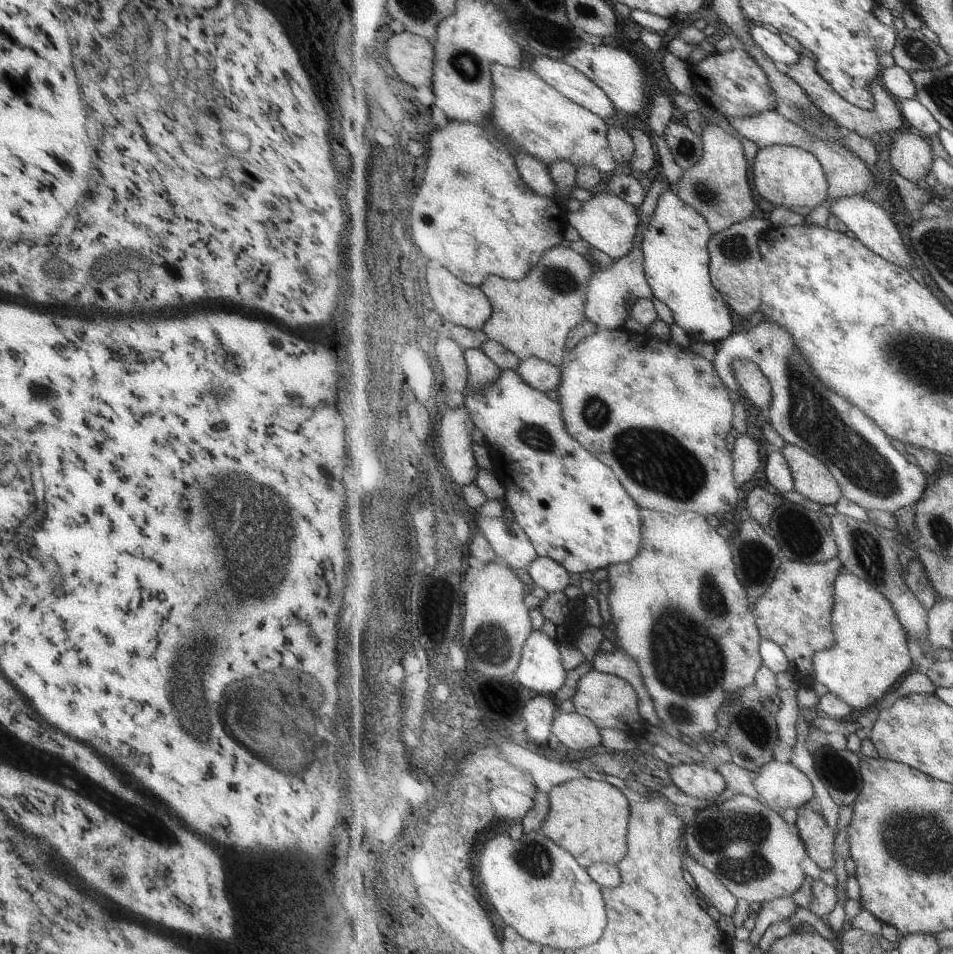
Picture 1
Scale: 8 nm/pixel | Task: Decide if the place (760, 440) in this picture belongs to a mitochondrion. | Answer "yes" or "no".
no

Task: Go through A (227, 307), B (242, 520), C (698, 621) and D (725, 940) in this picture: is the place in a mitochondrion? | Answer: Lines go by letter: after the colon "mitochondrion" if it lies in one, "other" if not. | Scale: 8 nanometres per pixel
A: other
B: mitochondrion
C: mitochondrion
D: other

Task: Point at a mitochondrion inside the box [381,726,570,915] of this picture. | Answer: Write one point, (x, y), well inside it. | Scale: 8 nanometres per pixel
(533, 856)

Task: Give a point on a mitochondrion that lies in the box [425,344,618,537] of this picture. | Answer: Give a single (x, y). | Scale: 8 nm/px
(534, 436)

